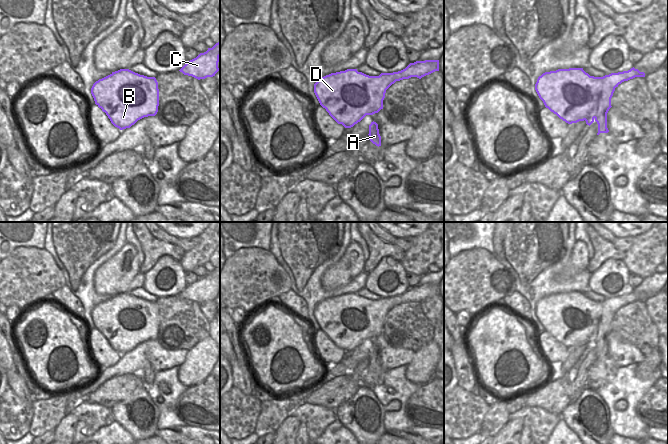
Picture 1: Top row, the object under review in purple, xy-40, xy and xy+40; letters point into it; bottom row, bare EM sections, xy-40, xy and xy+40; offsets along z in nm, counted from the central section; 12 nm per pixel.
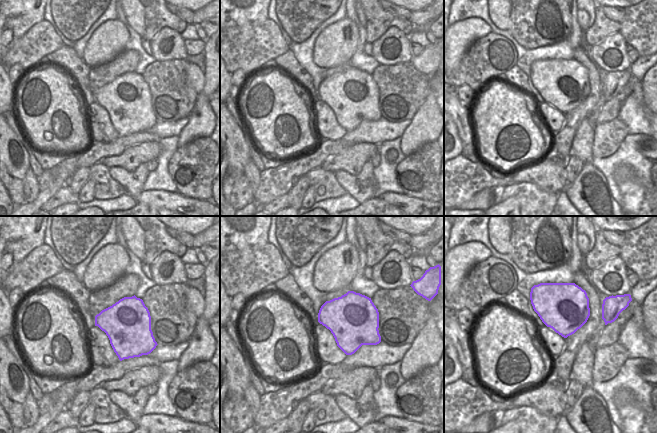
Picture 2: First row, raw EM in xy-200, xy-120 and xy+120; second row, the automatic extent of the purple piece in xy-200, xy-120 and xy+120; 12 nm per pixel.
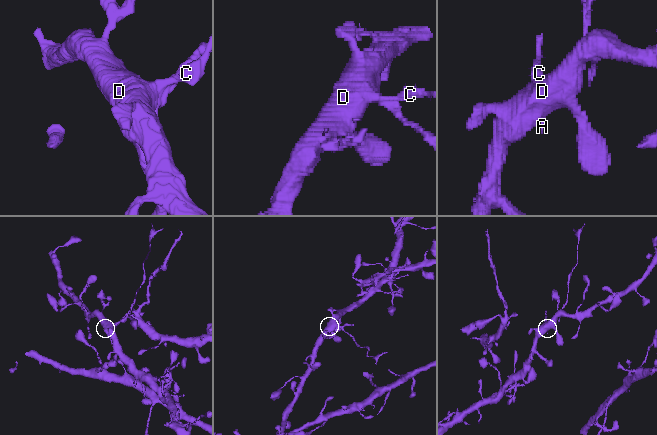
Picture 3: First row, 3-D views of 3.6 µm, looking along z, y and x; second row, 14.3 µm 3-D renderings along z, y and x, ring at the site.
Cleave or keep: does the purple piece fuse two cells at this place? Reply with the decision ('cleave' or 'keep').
cleave

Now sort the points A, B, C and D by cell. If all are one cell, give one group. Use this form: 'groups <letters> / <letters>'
groups A / B C D

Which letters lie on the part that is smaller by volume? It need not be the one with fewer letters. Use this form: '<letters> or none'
A

